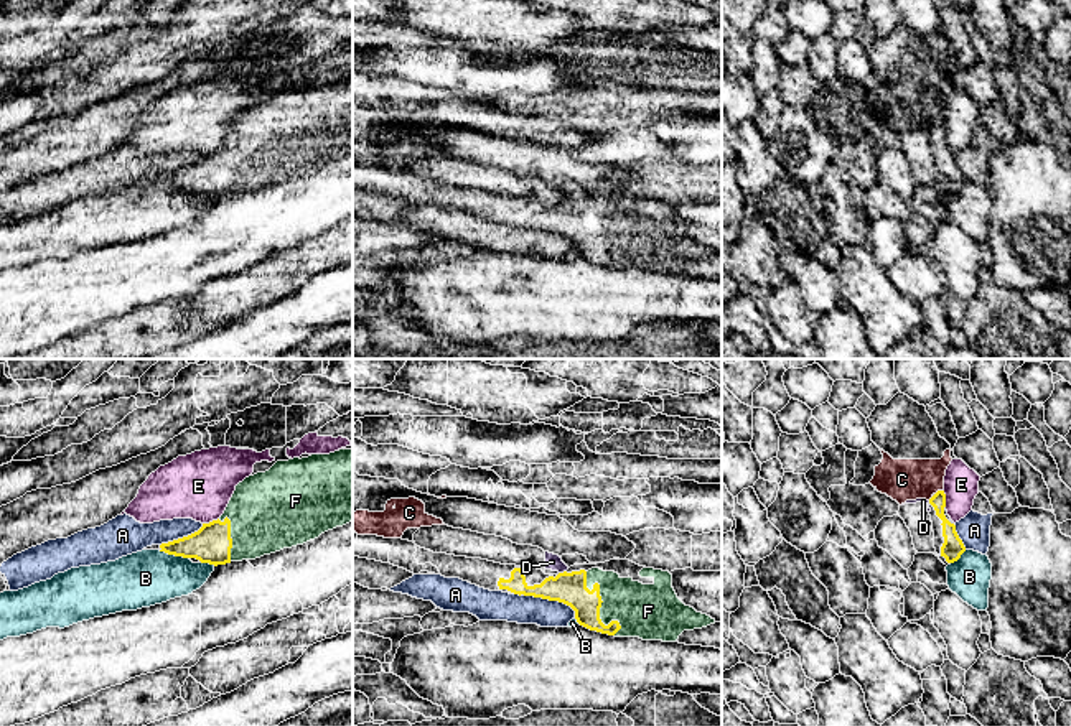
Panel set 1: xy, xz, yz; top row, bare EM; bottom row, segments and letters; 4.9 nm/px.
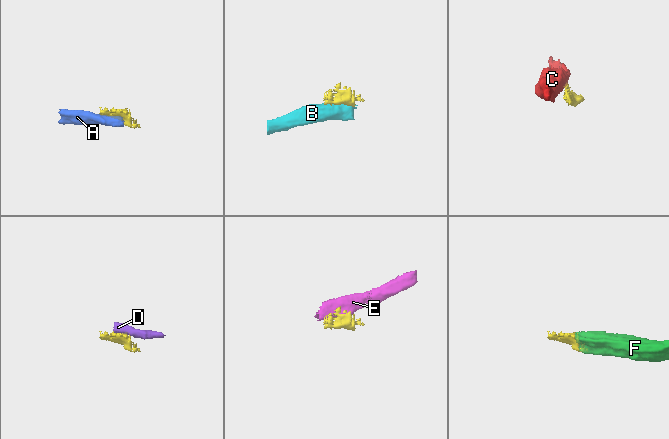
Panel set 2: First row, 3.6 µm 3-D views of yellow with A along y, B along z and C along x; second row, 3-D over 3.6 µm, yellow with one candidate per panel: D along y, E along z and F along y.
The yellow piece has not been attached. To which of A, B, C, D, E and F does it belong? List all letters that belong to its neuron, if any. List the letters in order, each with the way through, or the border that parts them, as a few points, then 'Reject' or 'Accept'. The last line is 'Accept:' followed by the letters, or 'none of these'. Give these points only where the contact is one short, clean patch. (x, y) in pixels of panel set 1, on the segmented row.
A: Boundary: xz (524, 595), (562, 601), (574, 611), (575, 618). Reject
B: Boundary: xy (159, 550), (188, 558). Reject
C: Boundary: yz (941, 489), (928, 499). Reject
D: Reject
E: Boundary: yz (943, 489), (946, 506). Reject
F: Path across: xz (570, 588), (595, 595), (602, 601), (648, 611). Accept
Accept: F

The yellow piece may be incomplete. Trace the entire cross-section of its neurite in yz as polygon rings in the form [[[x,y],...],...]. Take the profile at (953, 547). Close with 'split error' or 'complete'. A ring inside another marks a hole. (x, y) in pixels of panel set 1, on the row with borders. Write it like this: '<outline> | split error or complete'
[[[938,491],[929,499],[929,509],[936,553],[944,556],[947,563],[954,563],[966,551],[966,547],[956,532],[956,524],[947,515],[944,491]]] | split error

